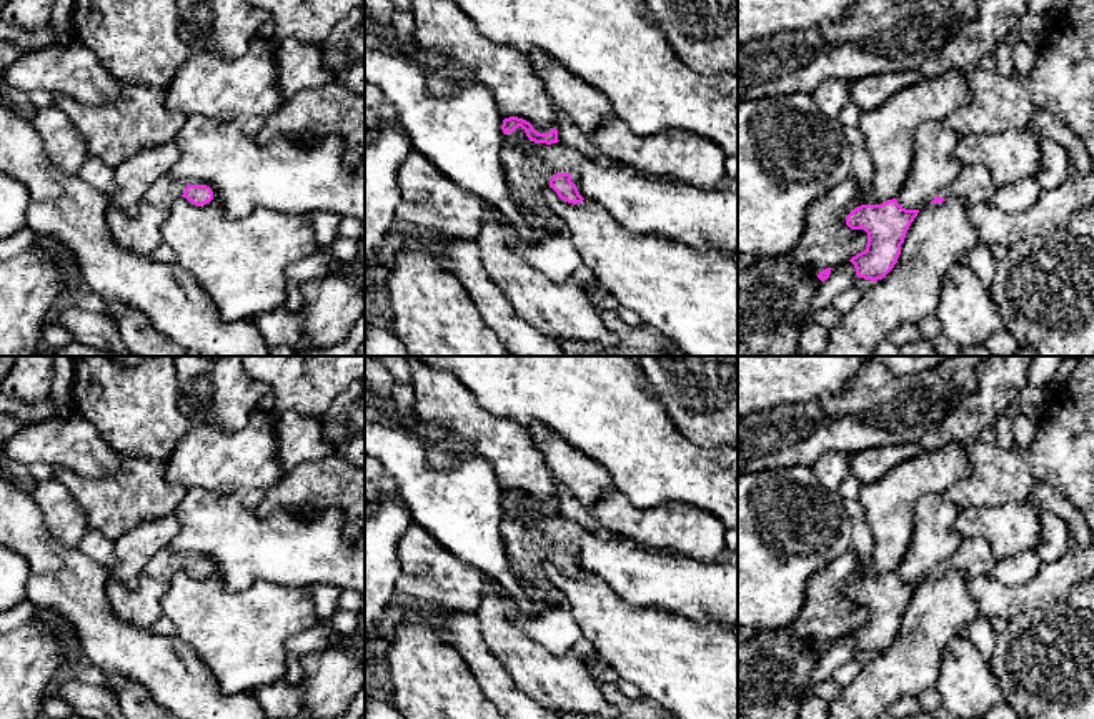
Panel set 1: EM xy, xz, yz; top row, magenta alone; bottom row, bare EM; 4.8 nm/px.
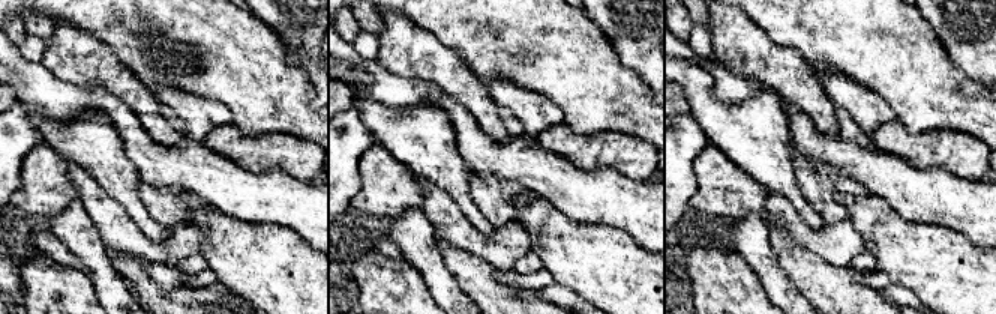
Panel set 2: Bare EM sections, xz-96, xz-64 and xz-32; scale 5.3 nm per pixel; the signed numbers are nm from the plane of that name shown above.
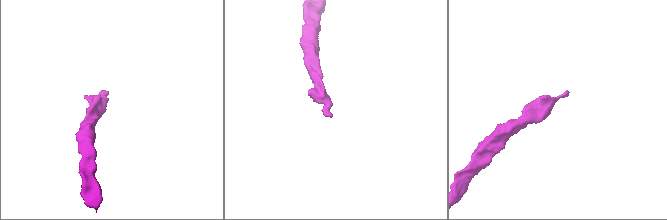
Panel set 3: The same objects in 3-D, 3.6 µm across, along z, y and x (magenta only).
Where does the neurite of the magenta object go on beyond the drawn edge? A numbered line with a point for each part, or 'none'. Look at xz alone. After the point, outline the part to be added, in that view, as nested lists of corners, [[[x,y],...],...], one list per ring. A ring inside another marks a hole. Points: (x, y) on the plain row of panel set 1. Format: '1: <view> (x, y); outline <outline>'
none

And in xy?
1: xy (165, 563); outline [[[167,546],[150,559],[143,569],[143,576],[168,583],[183,568],[186,558]]]

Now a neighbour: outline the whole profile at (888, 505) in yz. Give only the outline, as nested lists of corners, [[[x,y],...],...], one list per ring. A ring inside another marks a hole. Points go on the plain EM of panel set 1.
[[[959,443],[922,451],[901,463],[878,483],[863,484],[858,501],[873,536],[873,553],[861,558],[851,548],[818,571],[806,586],[806,606],[788,624],[804,641],[823,644],[849,634],[866,622],[868,606],[851,602],[848,588],[861,578],[881,578],[899,568],[914,529],[914,504],[929,494],[944,494],[972,469],[967,449]]]

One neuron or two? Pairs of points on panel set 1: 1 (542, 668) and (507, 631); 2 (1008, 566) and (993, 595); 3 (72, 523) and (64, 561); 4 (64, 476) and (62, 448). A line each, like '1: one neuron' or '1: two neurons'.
1: one neuron
2: two neurons
3: two neurons
4: two neurons

